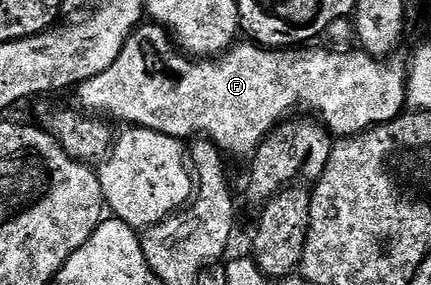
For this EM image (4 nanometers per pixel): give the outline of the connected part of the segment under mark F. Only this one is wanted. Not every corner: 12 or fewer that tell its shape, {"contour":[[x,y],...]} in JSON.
{"contour":[[132,31],[79,109],[225,155],[324,94],[336,136],[405,113],[406,70],[365,52],[211,60]]}

